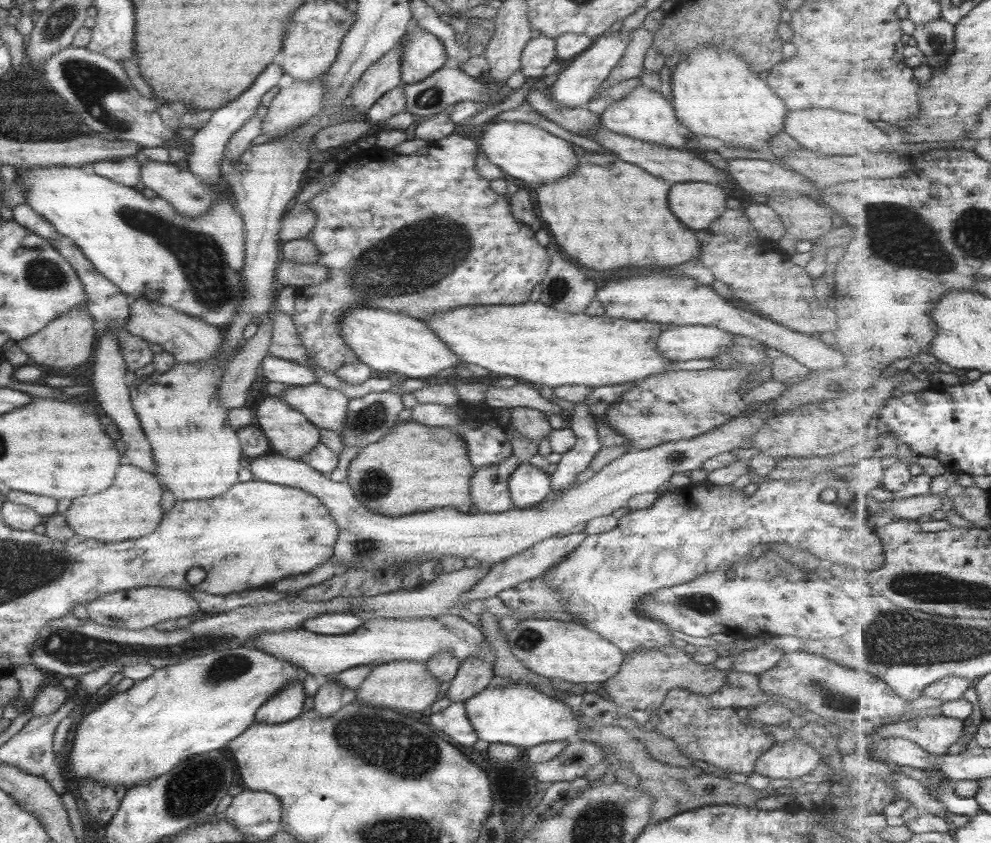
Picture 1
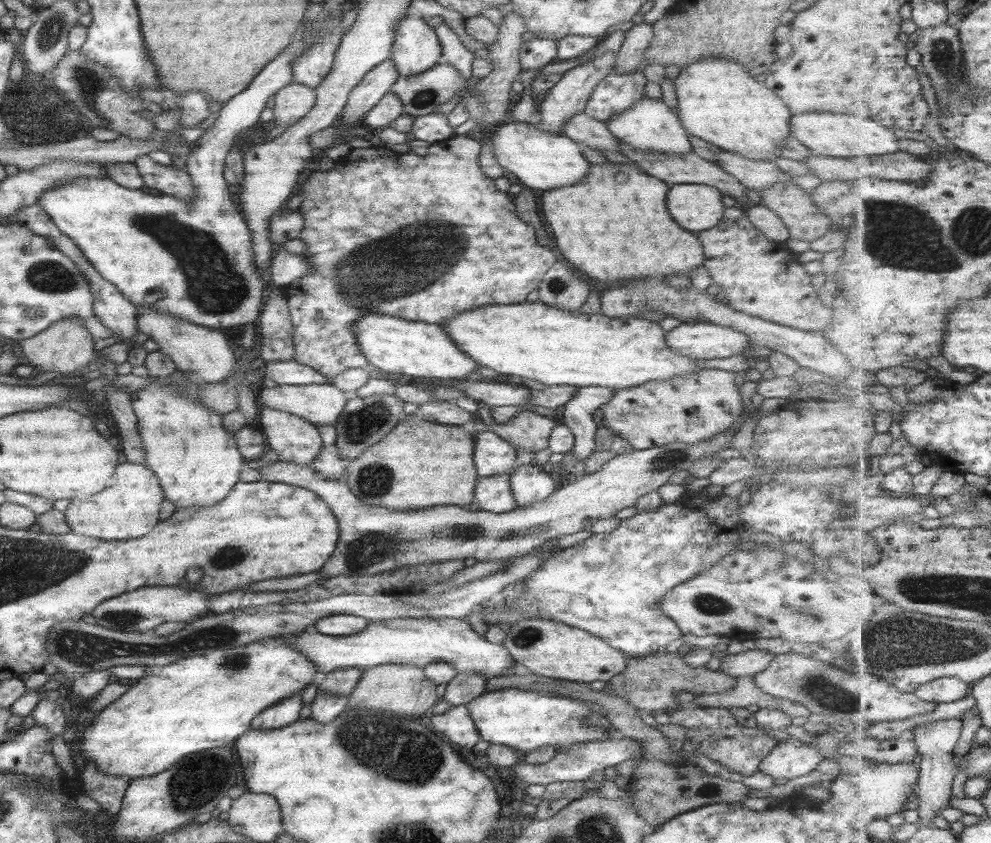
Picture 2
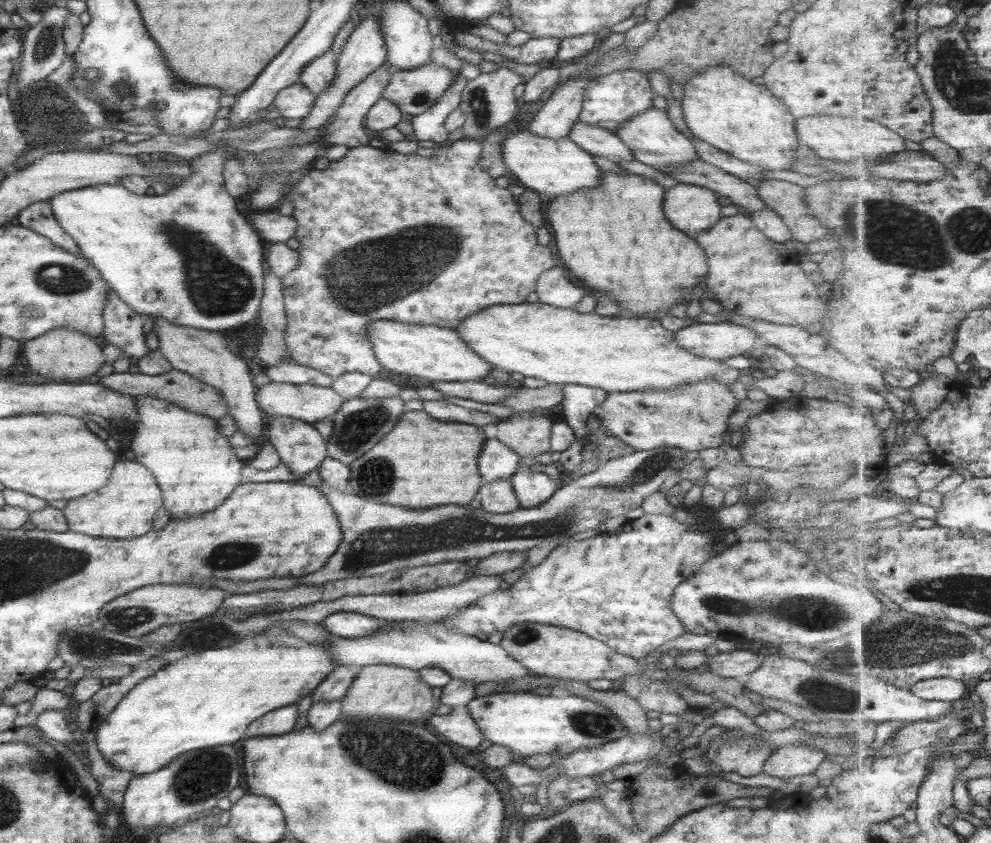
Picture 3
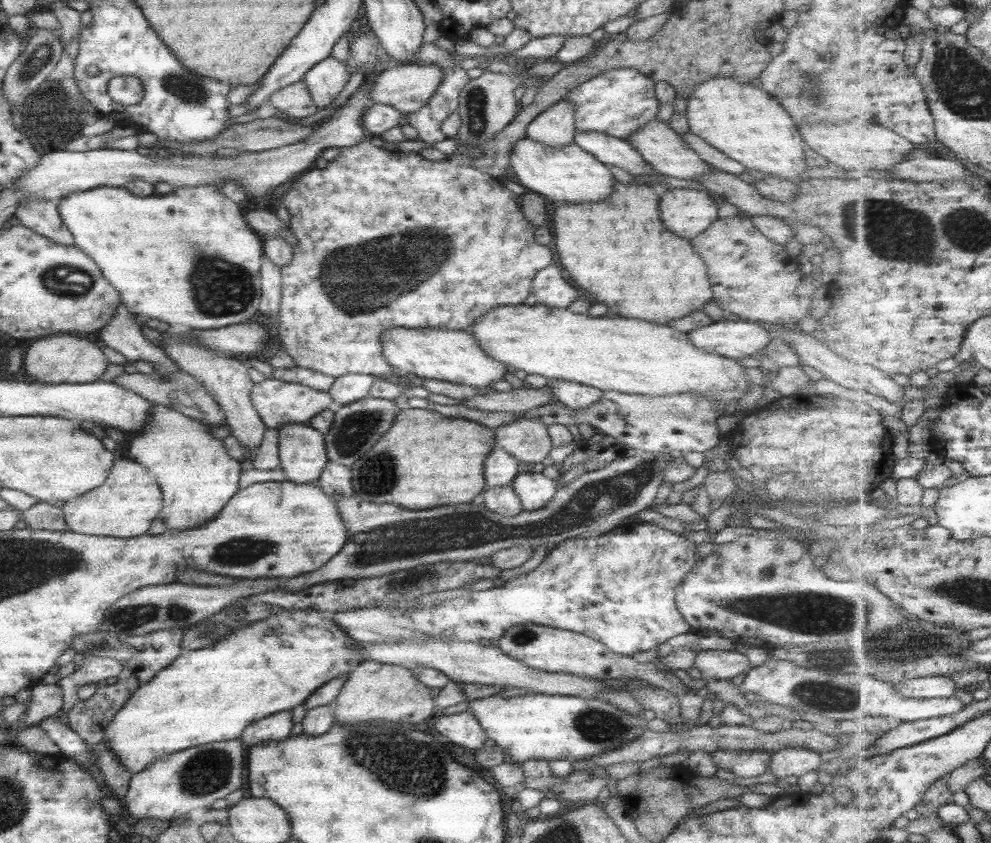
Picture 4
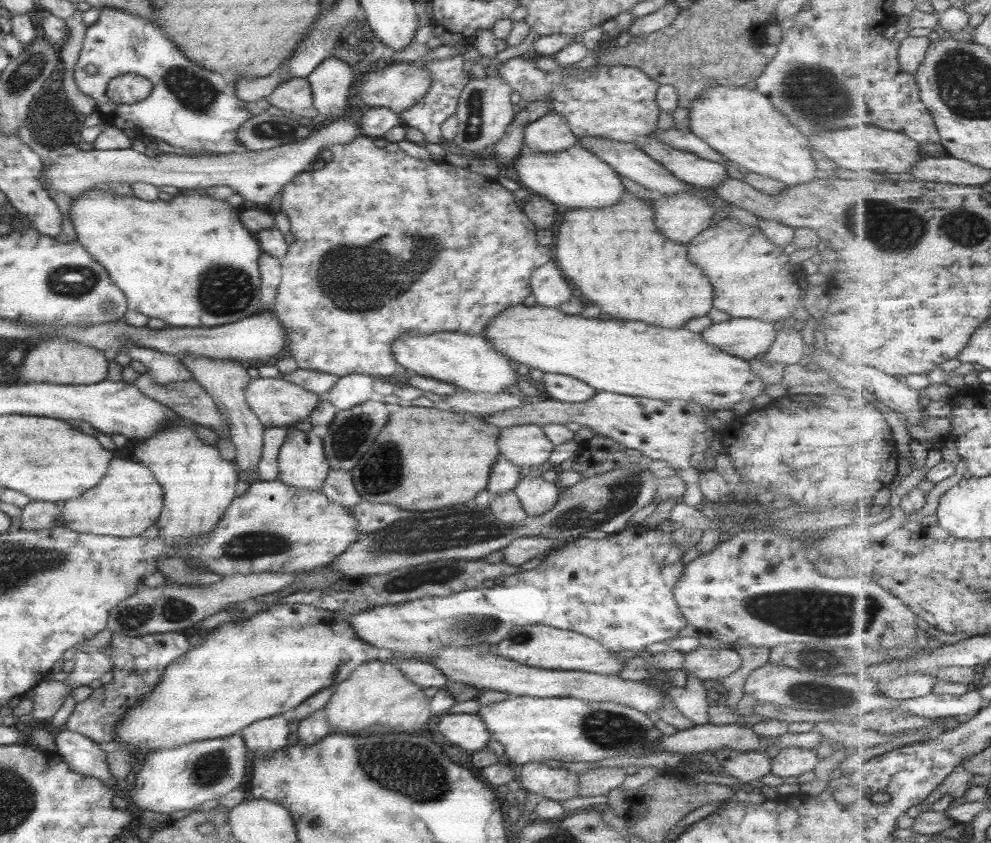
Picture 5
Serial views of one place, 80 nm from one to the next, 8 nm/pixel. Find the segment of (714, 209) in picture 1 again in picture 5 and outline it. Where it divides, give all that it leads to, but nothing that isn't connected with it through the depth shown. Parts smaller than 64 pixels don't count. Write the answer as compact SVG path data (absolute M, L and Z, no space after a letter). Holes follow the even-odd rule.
M686 192L663 196L655 200L651 208L657 232L681 245L705 230L712 216L711 207L704 198Z

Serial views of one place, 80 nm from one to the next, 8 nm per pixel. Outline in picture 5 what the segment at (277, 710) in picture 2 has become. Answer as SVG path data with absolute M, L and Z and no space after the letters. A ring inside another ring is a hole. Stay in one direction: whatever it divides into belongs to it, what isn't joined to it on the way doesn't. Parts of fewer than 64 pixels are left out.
M286 715L253 722L240 731L246 749L253 752L254 758L258 758L258 755L260 758L266 758L286 746L287 734L289 728Z

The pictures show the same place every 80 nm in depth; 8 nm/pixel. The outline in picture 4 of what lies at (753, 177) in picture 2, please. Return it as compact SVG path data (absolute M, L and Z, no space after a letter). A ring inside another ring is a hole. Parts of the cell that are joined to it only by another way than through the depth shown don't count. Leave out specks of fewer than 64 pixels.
M689 131L678 135L681 137L681 140L709 166L721 172L734 174L736 177L743 173L743 166L727 158L725 154L719 152L715 147L709 146L708 142L701 140L698 136L691 134Z

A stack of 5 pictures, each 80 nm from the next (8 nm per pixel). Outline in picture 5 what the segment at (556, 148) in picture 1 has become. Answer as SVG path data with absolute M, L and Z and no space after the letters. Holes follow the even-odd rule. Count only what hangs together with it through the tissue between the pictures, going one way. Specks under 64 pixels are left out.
M523 145L513 160L515 172L523 184L555 206L567 209L605 208L617 204L624 193L618 174L591 151L575 145L562 150L541 154Z

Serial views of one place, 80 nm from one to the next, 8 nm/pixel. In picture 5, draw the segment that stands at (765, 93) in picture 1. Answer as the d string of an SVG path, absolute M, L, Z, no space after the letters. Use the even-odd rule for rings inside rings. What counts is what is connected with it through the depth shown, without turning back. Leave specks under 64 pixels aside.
M710 85L689 105L688 129L724 160L738 169L764 176L790 187L819 178L808 138L753 89Z

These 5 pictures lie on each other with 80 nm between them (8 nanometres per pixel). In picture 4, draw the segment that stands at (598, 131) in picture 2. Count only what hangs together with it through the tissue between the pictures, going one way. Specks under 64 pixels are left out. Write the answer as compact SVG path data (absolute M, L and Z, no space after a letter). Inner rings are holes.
M576 132L574 143L581 150L594 156L601 164L629 172L635 183L649 186L659 183L658 172L647 165L640 154L621 138L613 138L597 132Z

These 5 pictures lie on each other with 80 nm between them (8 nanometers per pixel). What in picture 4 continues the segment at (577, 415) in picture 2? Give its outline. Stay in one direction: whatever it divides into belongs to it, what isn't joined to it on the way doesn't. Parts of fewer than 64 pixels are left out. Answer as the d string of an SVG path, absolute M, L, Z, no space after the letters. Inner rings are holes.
M547 379L543 387L552 392L555 402L568 409L582 409L596 401L602 391L568 380Z

